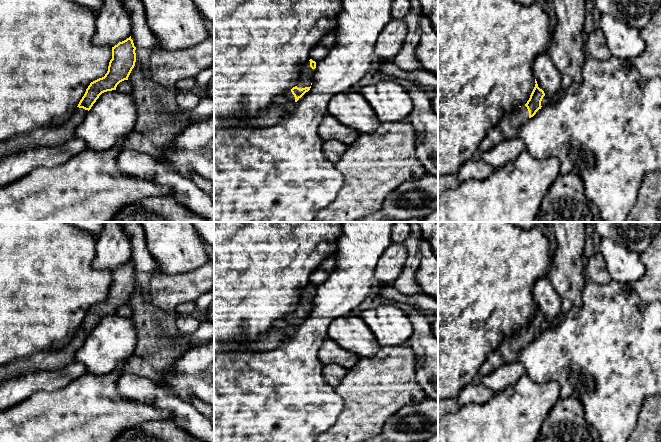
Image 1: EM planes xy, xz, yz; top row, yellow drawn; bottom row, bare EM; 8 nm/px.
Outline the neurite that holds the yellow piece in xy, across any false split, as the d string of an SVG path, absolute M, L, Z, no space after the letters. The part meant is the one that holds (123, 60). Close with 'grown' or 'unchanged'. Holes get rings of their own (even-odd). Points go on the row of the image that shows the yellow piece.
M131 36L112 47L112 59L107 73L90 83L67 122L58 127L37 129L30 134L17 135L8 141L0 142L0 158L31 148L59 146L74 138L77 127L83 122L99 96L104 92L116 90L120 82L128 80L136 62L135 50Z; grown

